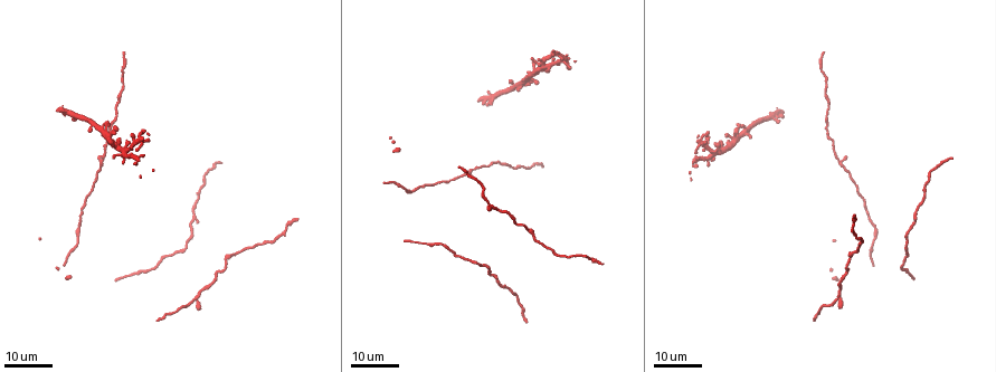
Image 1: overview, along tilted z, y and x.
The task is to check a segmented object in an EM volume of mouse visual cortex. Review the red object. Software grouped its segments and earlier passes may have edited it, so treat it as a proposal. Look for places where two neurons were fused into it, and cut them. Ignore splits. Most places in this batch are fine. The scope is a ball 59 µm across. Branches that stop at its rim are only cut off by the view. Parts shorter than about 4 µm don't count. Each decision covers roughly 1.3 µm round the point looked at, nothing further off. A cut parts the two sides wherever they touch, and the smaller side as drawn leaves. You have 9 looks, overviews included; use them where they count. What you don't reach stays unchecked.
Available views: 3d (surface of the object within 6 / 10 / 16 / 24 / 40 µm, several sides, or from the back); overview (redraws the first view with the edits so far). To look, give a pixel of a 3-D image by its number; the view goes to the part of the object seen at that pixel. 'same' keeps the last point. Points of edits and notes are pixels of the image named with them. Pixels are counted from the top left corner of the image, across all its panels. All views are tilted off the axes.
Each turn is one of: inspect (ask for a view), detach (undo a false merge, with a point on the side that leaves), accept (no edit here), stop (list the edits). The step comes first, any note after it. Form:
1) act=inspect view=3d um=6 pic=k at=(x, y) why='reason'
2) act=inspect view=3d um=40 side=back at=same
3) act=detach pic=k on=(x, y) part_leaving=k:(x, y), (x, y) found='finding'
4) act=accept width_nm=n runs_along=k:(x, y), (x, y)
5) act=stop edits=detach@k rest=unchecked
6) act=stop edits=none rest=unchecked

act=inspect view=3d um=24 pic=1 at=(103, 159) why='side arm on a straight run'

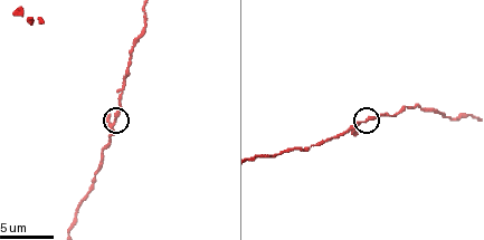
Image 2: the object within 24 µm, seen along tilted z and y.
act=inspect view=3d um=10 pic=2 at=(361, 121)

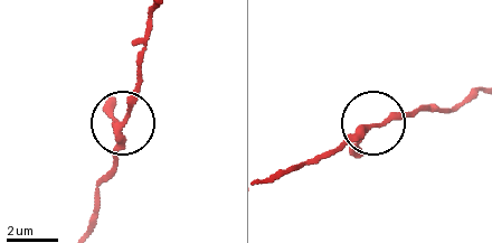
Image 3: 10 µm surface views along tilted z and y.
act=accept width_nm=180 runs_along=3:(266, 179), (325, 155), (371, 125), (416, 113) found='one neuron here'

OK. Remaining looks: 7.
act=inspect view=3d um=10 pic=2 at=(131, 52)

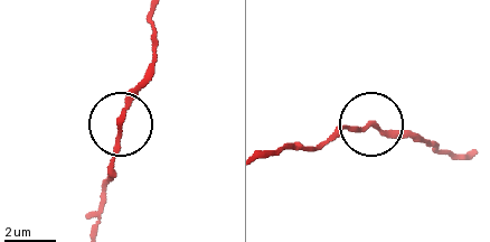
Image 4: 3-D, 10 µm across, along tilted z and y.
act=accept side_arm_um=19 found='continuous, no second neuron'

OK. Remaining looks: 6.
act=inspect view=3d um=16 pic=2 at=(473, 116) why='sudden change in width'

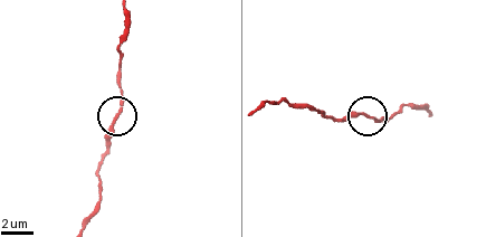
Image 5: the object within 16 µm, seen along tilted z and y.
act=accept runs_along=5:(263, 104), (284, 101), (327, 117), (388, 119) found='continuous, no second neuron'

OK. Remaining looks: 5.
act=inspect view=3d um=16 pic=1 at=(927, 176) why='sudden change in width'

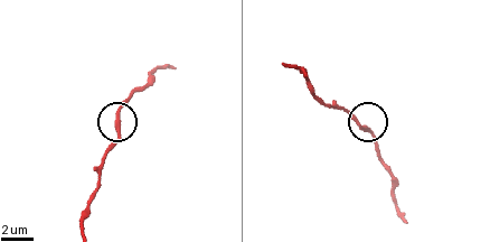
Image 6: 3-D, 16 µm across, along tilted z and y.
act=inspect view=3d um=6 pic=6 at=(367, 129) why='zoom in'

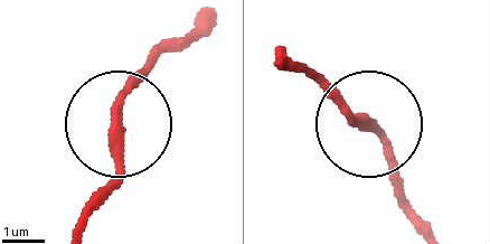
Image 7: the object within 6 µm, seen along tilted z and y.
act=inspect view=3d um=6 side=back pic=7 at=(113, 118) why='other side'

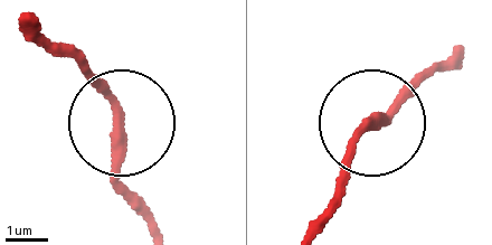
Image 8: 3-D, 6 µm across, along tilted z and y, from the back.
act=accept runs_along=8:(443, 60), (369, 123), (329, 199) found='all the same neuron'

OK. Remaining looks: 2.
act=stop edits=none rest=unchecked

